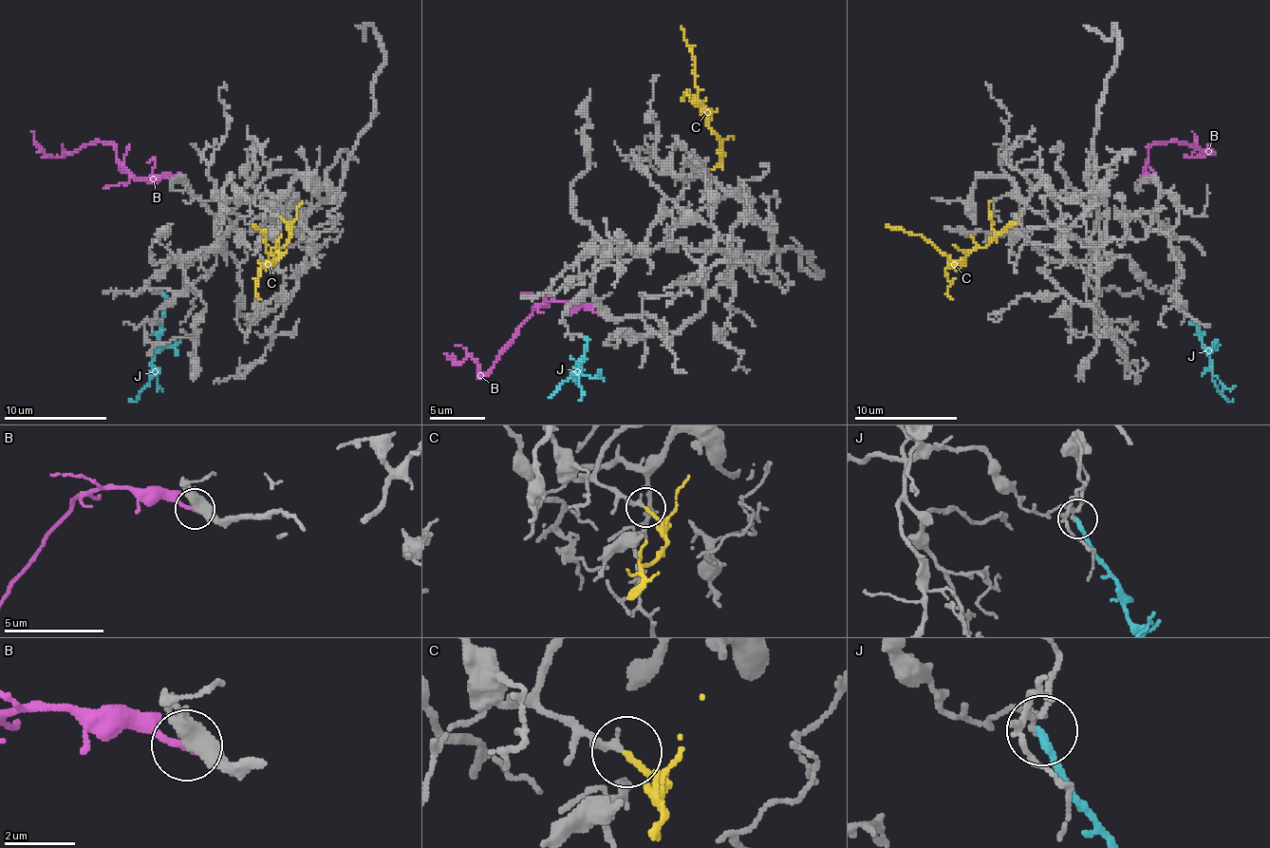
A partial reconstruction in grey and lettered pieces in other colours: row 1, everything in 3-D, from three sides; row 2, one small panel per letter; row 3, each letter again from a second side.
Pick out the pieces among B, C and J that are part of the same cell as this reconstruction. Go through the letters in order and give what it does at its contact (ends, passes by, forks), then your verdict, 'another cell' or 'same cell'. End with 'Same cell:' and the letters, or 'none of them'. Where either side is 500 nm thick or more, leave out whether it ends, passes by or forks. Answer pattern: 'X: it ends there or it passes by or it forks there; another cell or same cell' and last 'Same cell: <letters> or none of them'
B: it ends there; another cell
C: it ends there; same cell
J: it ends there; another cell
Same cell: C

